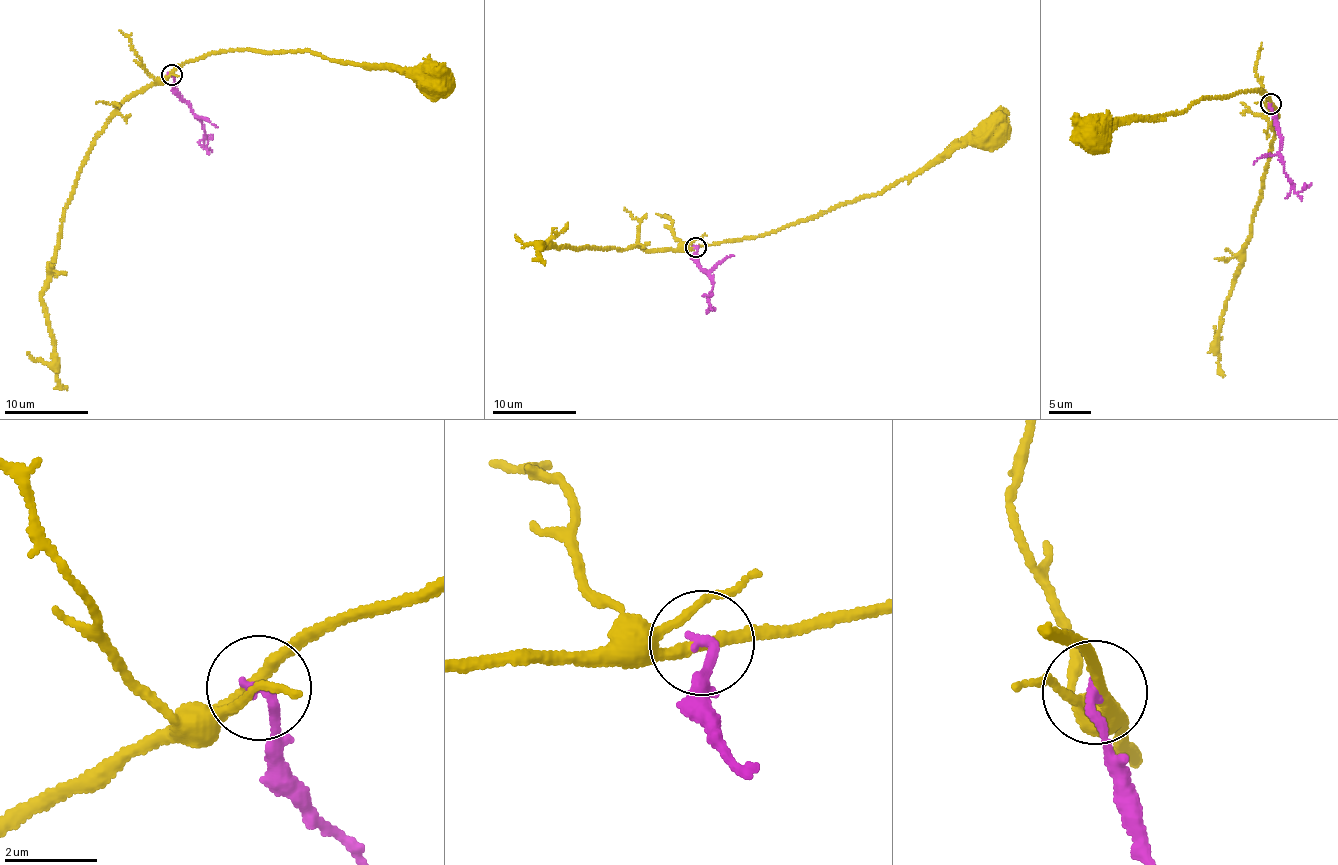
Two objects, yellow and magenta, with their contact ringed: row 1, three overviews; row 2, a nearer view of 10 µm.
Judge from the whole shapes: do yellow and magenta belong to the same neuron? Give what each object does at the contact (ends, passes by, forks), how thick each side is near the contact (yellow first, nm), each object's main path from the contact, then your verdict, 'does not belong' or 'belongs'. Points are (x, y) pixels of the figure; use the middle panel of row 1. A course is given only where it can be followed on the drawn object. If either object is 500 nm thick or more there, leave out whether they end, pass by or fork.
yellow passes by; magenta ends there; 240 nm thick on the yellow side, 220 nm on the other; yellow runs (696, 247), (776, 233), (882, 194), (900, 181), (921, 174), (978, 133), (987, 130); magenta runs (696, 247), (696, 257), (712, 282), (707, 313); does not belong

